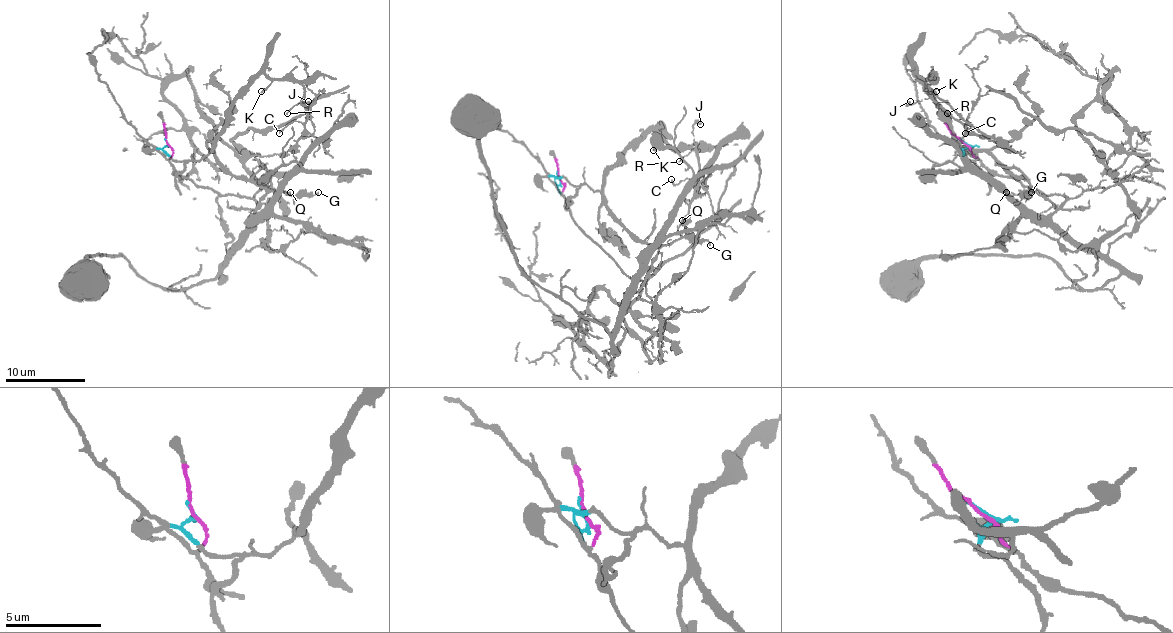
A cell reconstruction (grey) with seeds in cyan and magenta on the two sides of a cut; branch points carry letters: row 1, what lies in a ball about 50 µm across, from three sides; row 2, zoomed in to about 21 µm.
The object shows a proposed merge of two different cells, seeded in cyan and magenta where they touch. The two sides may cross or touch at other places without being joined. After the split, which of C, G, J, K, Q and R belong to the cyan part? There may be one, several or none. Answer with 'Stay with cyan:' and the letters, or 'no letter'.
Stay with cyan: C, G, J, K, Q, R

